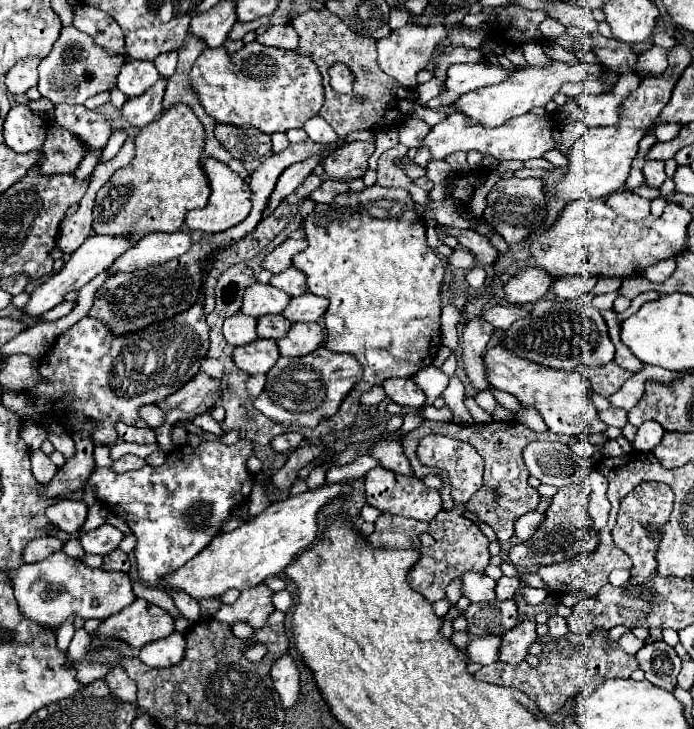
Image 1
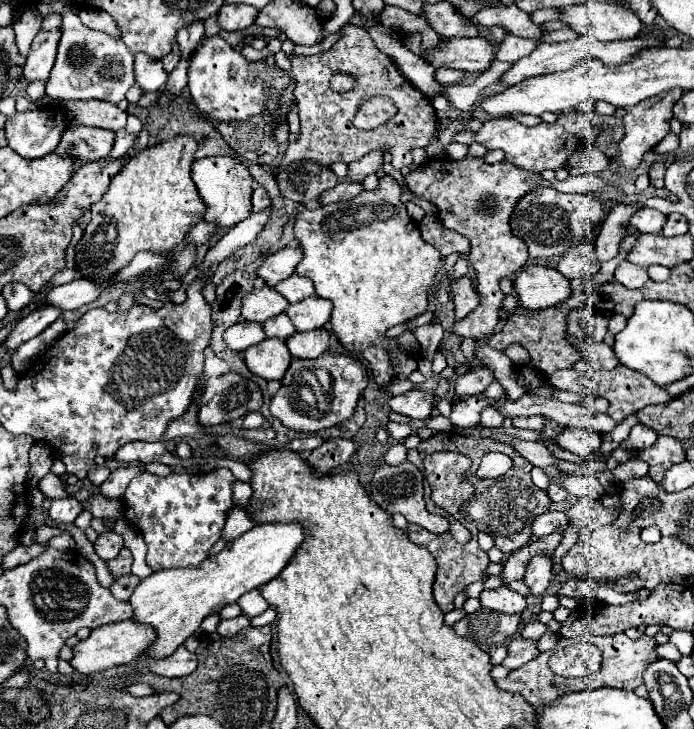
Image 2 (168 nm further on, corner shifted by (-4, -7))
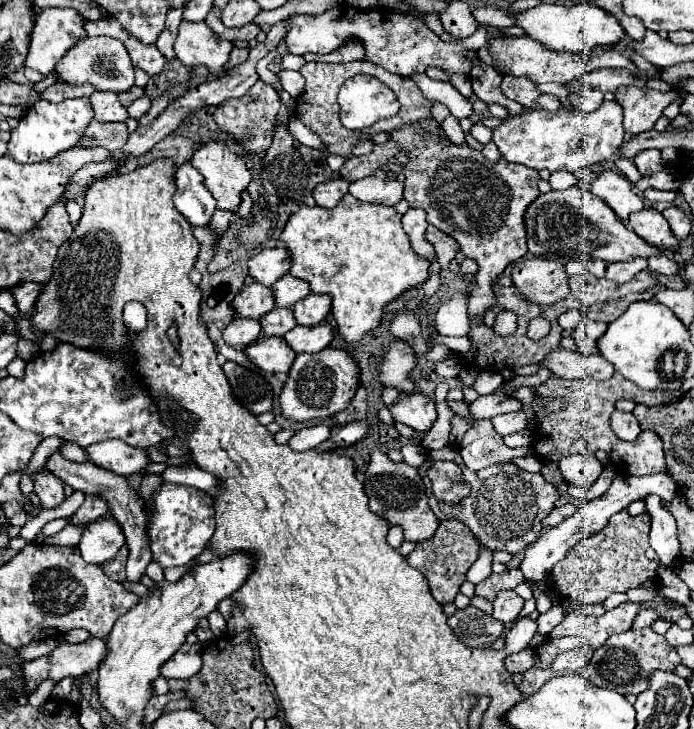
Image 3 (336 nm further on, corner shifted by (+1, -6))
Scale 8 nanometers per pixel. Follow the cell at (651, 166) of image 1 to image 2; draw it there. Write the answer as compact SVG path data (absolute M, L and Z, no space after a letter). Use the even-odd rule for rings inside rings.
M654 162L654 164L650 166L648 176L650 176L650 184L652 184L654 188L662 188L662 186L664 186L664 170L666 170L664 162Z

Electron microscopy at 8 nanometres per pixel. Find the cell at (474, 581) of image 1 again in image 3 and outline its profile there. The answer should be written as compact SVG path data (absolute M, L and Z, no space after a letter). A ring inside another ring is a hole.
M499 591L493 601L493 617L509 625L519 617L523 603L525 601L515 591Z

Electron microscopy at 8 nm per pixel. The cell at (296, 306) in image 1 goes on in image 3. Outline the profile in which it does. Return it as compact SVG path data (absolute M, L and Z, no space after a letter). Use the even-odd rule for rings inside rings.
M309 293L305 299L293 305L293 311L295 311L295 319L299 325L317 325L331 311L331 297Z

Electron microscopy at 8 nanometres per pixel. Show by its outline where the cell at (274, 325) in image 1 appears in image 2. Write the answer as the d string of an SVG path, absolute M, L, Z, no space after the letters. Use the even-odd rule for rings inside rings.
M280 314L280 316L274 316L270 320L264 322L264 332L268 338L272 336L280 336L280 338L288 338L296 332L292 320L288 318L288 314Z

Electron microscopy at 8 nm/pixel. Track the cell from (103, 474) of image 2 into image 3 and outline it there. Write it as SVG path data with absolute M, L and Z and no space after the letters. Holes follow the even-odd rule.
M63 517L63 519L55 519L55 521L49 521L45 527L43 527L43 535L45 537L53 537L53 535L57 535L61 529L65 529L67 525L71 523L71 517Z

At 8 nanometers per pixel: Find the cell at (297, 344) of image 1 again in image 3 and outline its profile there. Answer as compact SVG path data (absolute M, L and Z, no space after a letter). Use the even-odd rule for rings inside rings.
M319 323L315 327L297 325L287 335L283 335L283 339L295 353L317 353L331 343L333 327L329 323Z

